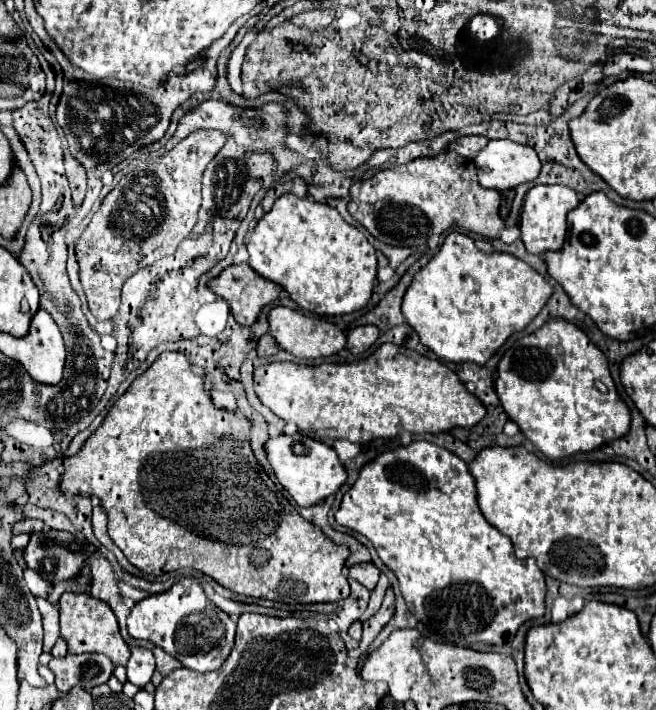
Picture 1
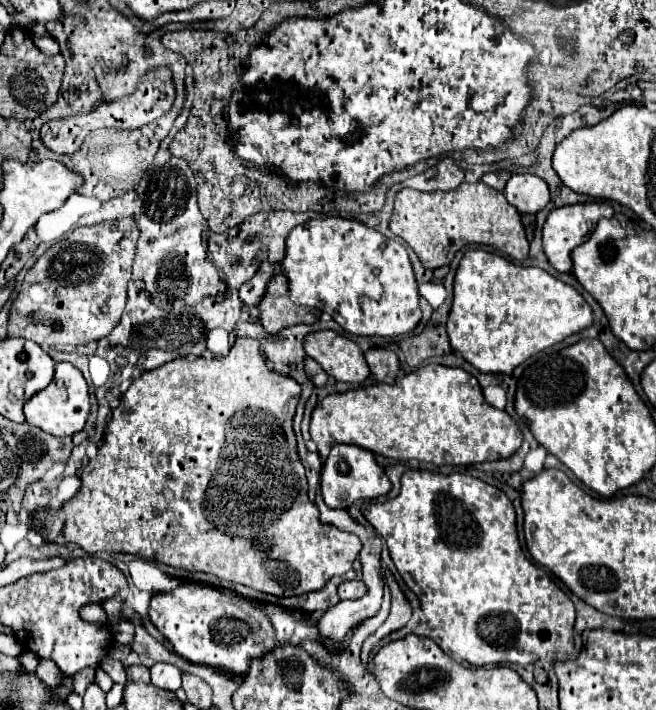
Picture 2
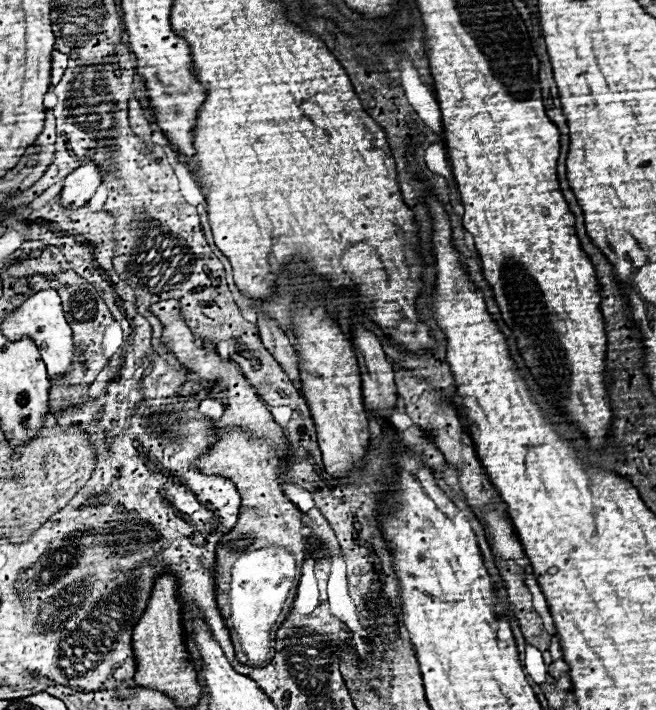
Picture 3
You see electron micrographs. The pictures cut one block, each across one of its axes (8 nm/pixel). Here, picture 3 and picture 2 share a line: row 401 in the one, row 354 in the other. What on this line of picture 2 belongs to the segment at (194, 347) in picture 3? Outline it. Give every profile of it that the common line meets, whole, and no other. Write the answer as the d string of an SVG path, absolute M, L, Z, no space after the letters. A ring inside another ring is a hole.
M238 338L234 346L230 348L230 354L224 358L176 358L160 368L146 370L138 378L132 380L130 388L120 398L120 404L116 410L112 410L112 418L108 422L108 432L98 448L98 456L90 460L80 474L82 486L76 492L74 498L62 504L62 508L54 510L38 510L32 518L32 528L42 534L44 542L56 542L56 544L80 544L88 554L96 552L128 552L144 556L146 560L164 562L172 568L184 568L190 572L208 572L228 582L238 582L248 588L254 588L258 592L266 592L272 596L288 598L288 596L300 596L306 592L314 592L326 586L326 582L332 576L340 576L352 568L354 558L362 550L362 544L358 536L350 532L342 532L332 524L320 522L320 512L314 502L308 500L308 484L304 466L298 460L296 454L296 436L292 430L292 416L296 410L300 398L300 386L296 380L292 380L286 374L278 374L274 370L268 370L264 364L264 352L260 350L260 342L252 338ZM44 522L44 526L42 526ZM276 542L282 542L280 546L272 546ZM284 544L292 544L292 550L288 550ZM274 548L274 550L272 550Z

